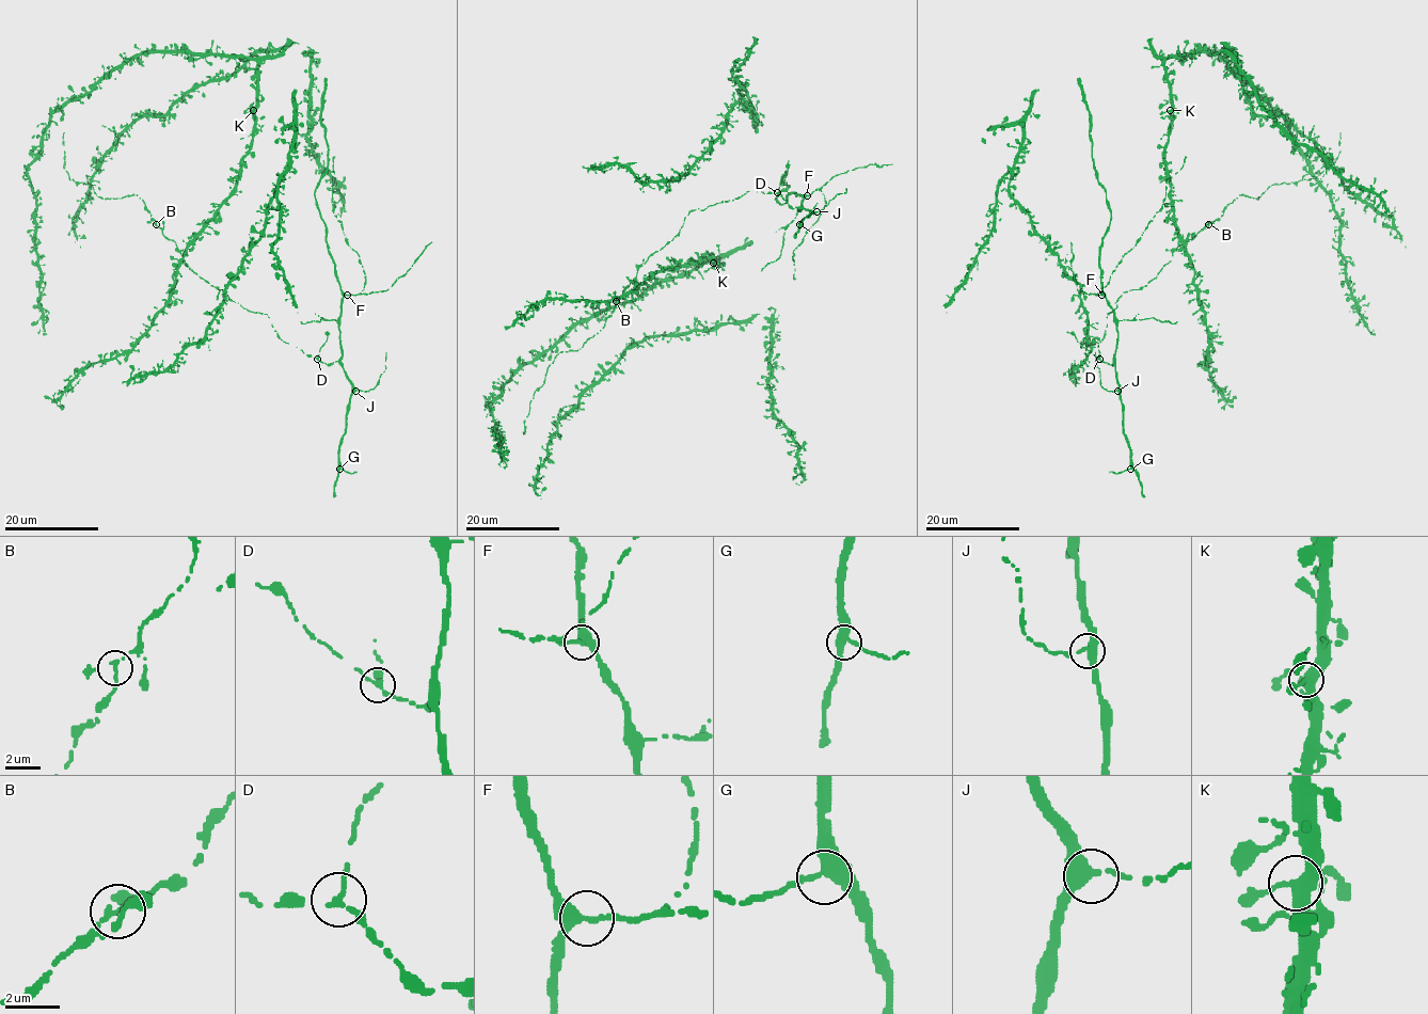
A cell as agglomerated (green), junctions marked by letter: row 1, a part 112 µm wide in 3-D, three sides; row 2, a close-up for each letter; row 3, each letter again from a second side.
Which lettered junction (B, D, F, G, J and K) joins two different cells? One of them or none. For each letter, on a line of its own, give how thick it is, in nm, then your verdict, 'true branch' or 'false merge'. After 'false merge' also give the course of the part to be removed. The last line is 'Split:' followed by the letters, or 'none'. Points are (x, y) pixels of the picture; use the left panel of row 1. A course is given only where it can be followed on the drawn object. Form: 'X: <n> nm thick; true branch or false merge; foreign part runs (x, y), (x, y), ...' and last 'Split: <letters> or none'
B: 180 nm thick; true branch
D: 190 nm thick; true branch
F: 280 nm thick; true branch
G: 400 nm thick; true branch
J: 320 nm thick; true branch
K: 360 nm thick; true branch
Split: none

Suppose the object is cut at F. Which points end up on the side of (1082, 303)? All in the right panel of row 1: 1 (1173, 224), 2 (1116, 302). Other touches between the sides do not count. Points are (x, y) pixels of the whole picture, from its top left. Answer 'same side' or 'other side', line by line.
1: same side
2: same side

